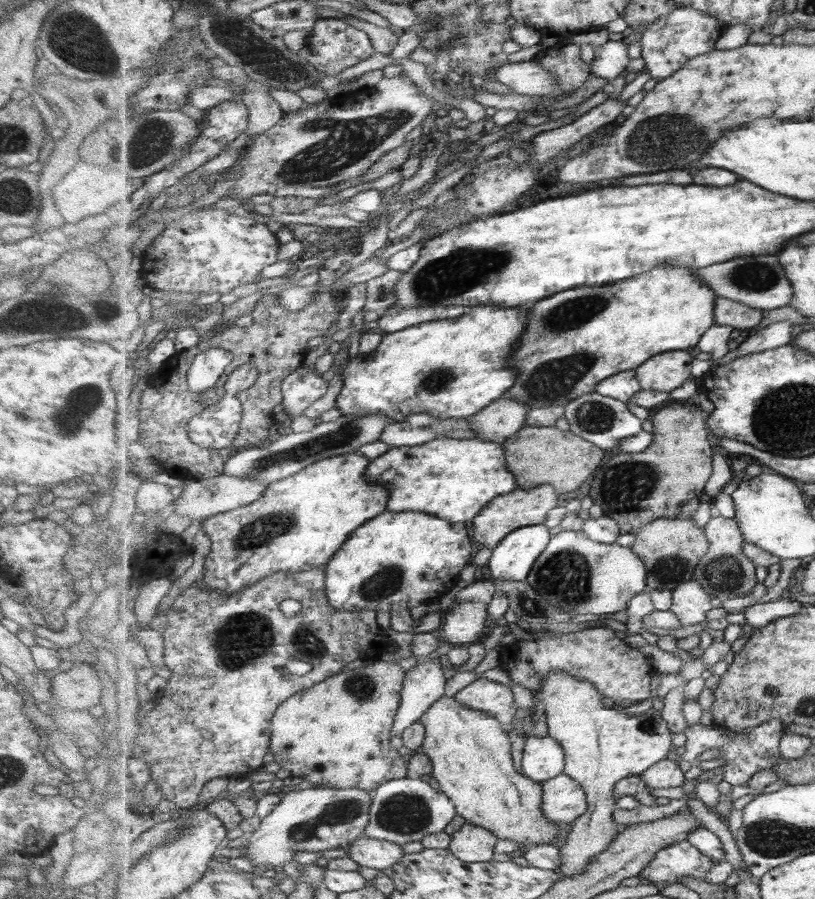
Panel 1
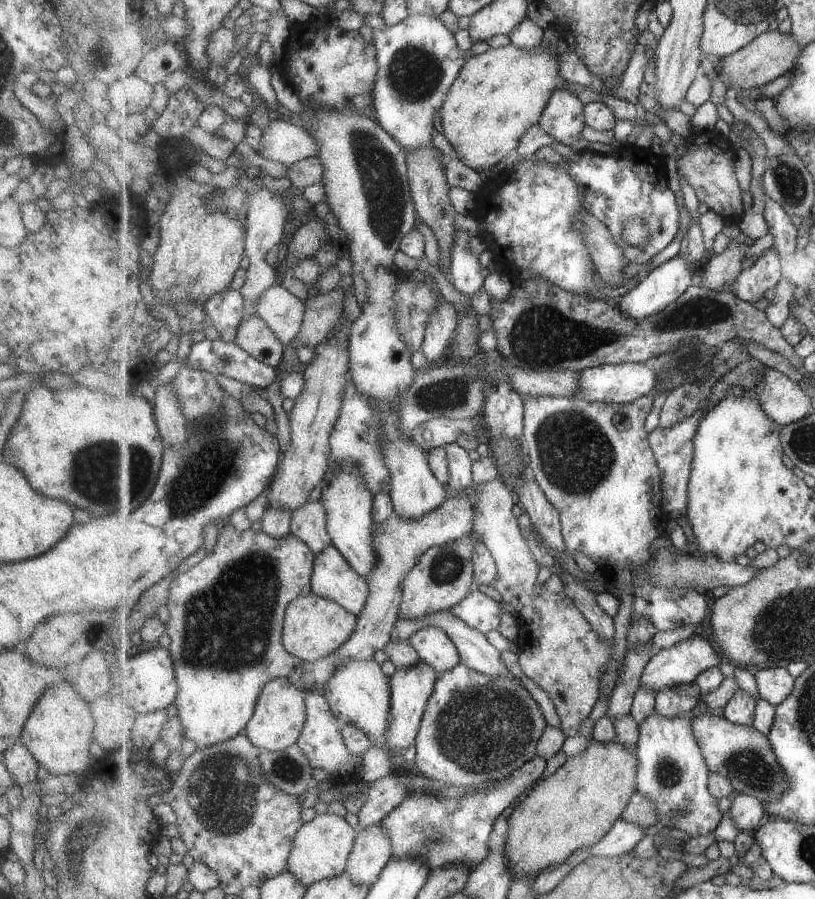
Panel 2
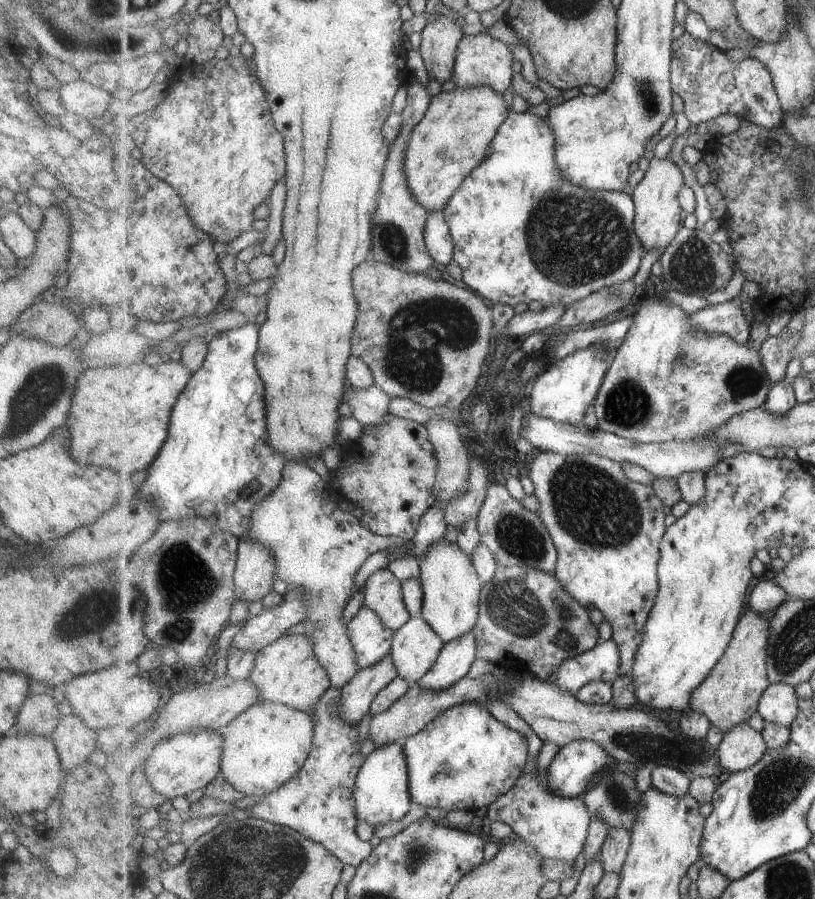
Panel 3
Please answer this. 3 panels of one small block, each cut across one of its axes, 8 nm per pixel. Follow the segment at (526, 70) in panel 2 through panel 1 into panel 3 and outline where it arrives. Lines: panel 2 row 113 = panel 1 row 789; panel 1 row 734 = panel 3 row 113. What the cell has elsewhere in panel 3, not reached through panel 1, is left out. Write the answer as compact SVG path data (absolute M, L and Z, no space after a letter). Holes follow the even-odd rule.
M491 85L457 86L431 99L427 114L415 127L405 153L408 185L428 214L444 212L457 189L487 156L492 140L510 112L505 96Z

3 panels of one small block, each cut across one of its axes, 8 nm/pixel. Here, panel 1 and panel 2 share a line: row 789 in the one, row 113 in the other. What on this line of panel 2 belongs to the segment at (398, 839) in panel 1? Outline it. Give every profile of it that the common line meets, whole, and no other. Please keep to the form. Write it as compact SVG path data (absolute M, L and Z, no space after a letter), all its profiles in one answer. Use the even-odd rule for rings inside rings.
M413 14L387 31L373 28L372 33L372 43L377 49L377 62L380 68L377 72L377 86L373 96L377 122L409 152L419 148L436 148L433 145L433 132L437 133L435 113L440 114L449 90L467 62L465 52L457 46L452 29L440 17L429 16L429 14Z

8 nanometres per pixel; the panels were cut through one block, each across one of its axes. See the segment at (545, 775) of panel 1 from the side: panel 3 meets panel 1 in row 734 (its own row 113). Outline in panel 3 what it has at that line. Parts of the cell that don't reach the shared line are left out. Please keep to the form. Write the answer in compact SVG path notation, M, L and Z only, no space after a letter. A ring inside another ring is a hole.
M511 111L508 119L500 126L496 138L492 140L487 156L479 166L475 167L472 174L464 180L464 183L457 189L456 194L452 196L447 208L444 210L445 218L449 223L456 244L454 260L462 269L463 282L493 303L509 304L509 306L513 307L521 304L521 302L531 304L533 301L539 301L548 305L563 303L569 307L593 295L594 292L631 281L641 268L643 256L647 254L645 245L642 245L641 239L635 232L636 201L633 200L633 197L624 191L598 191L575 184L559 168L556 161L556 148L557 137L548 116L542 117L529 111L524 113Z

